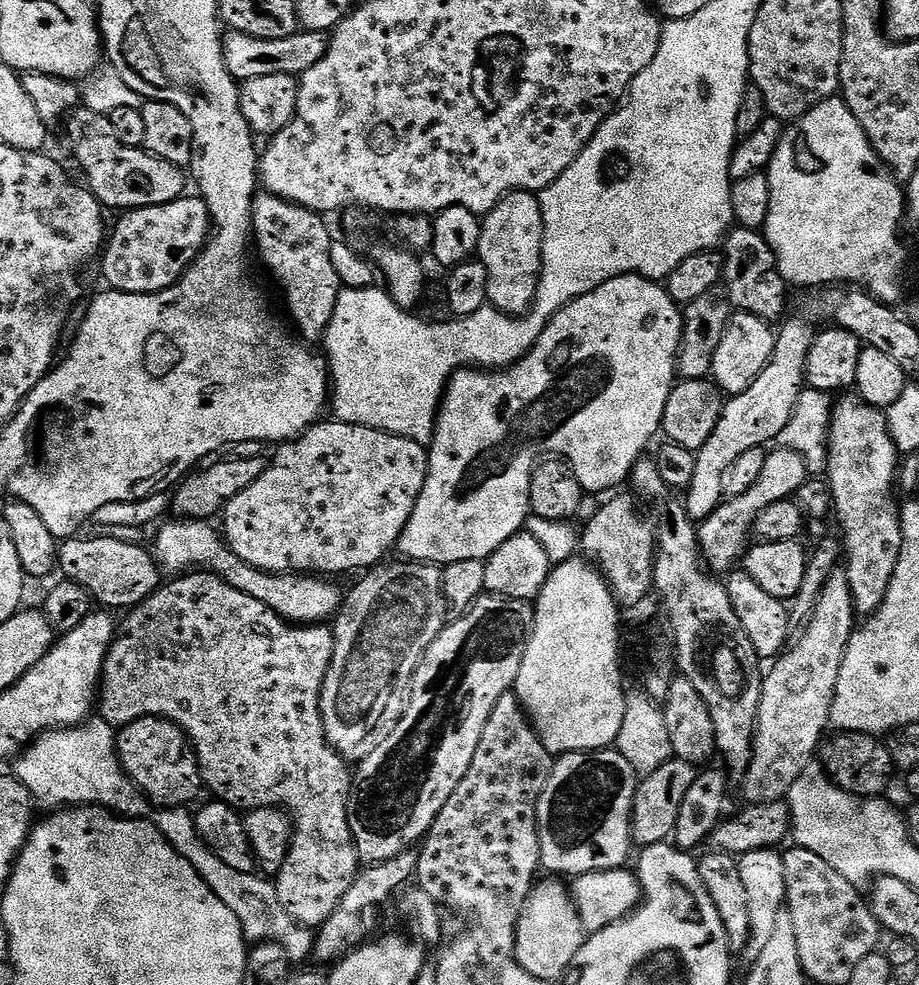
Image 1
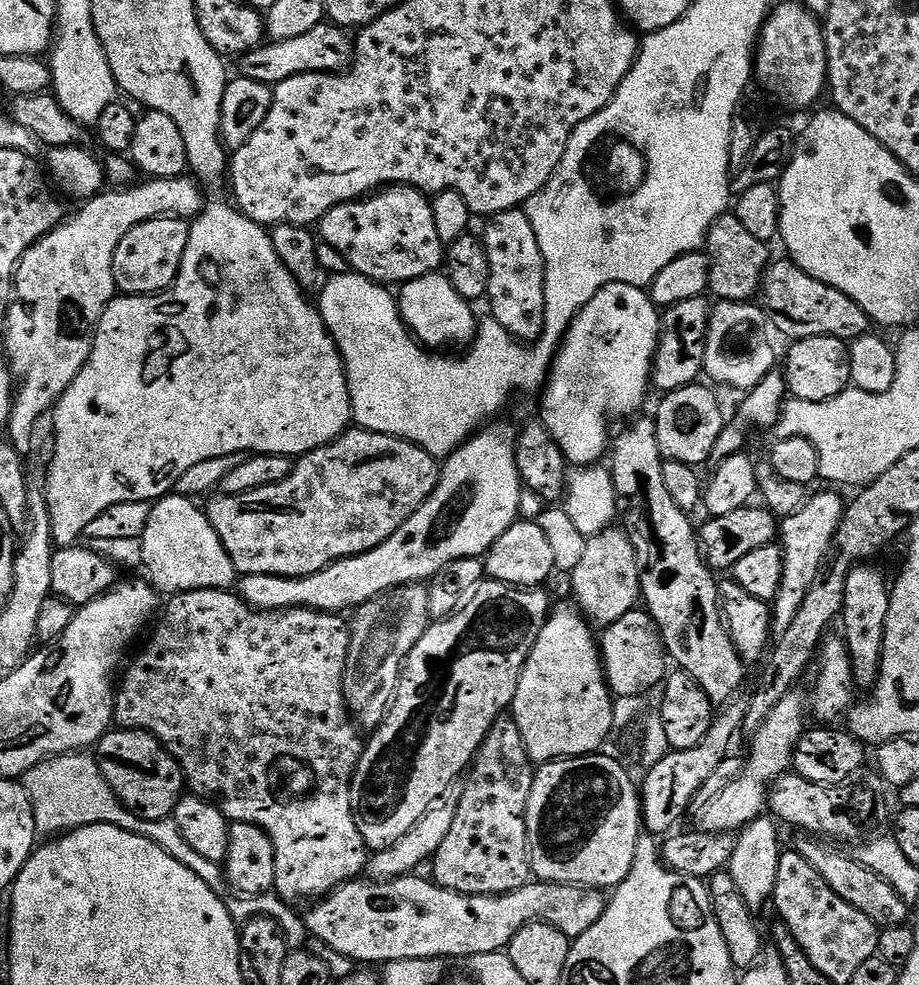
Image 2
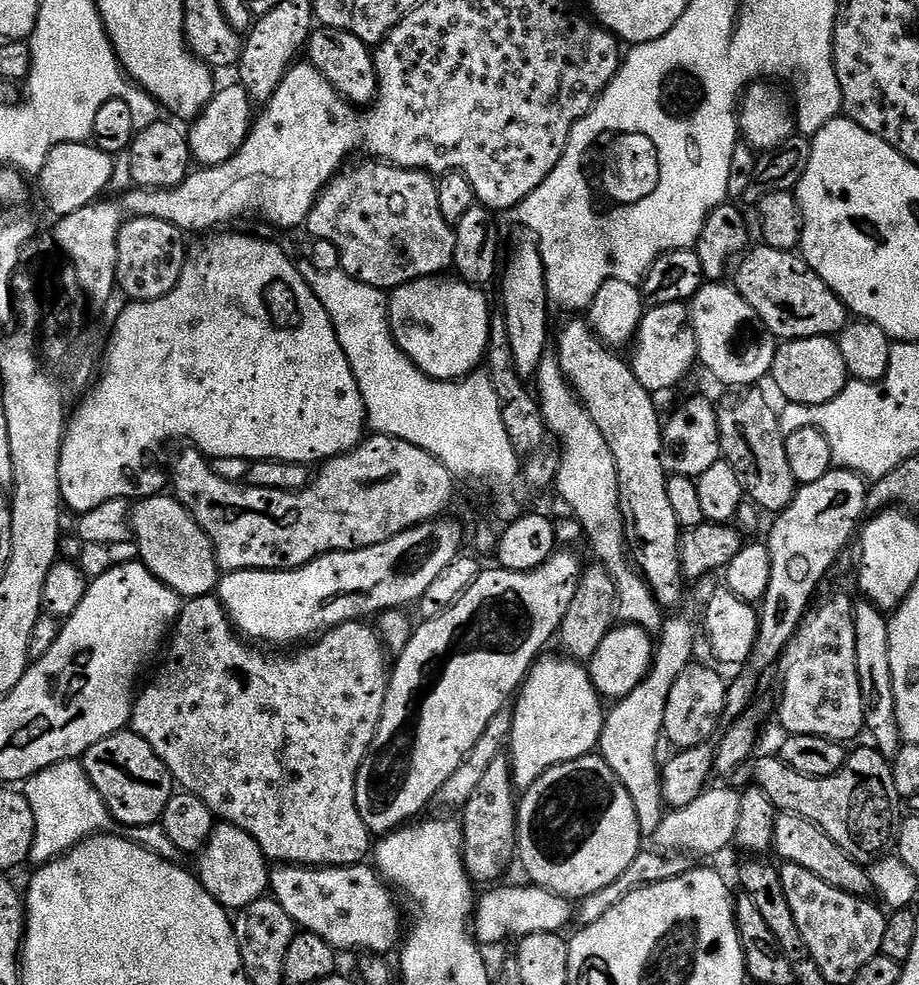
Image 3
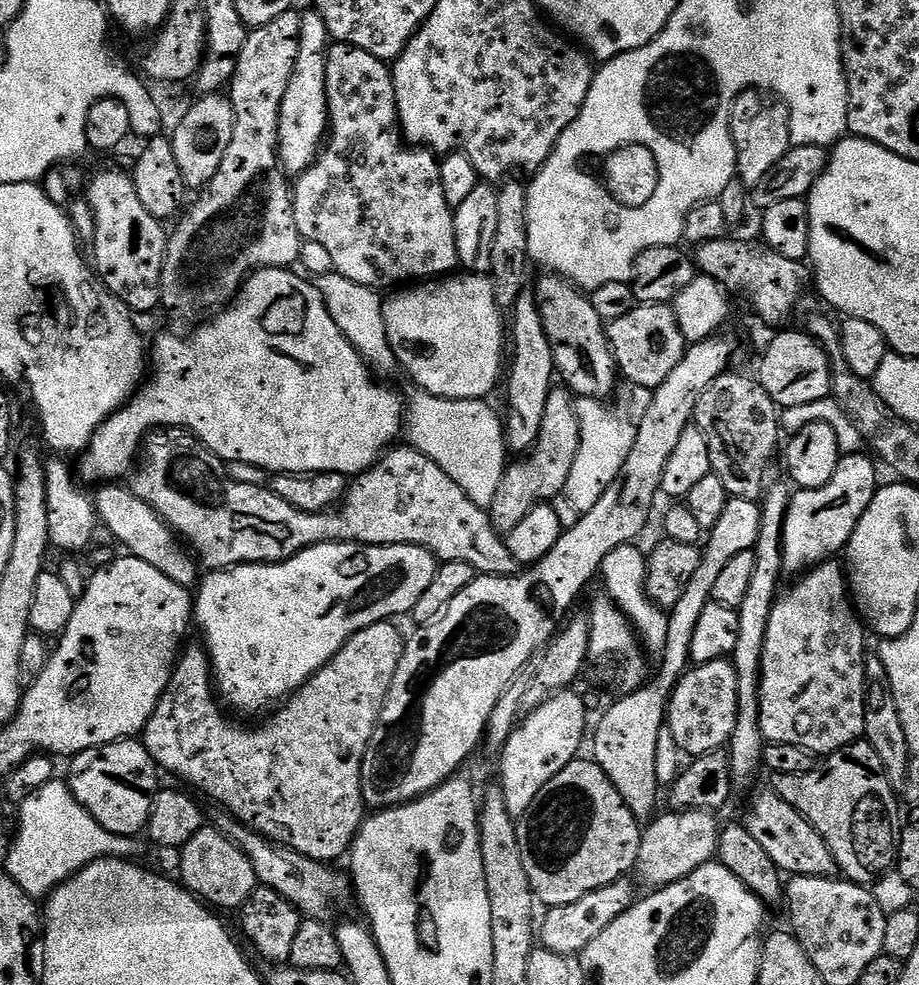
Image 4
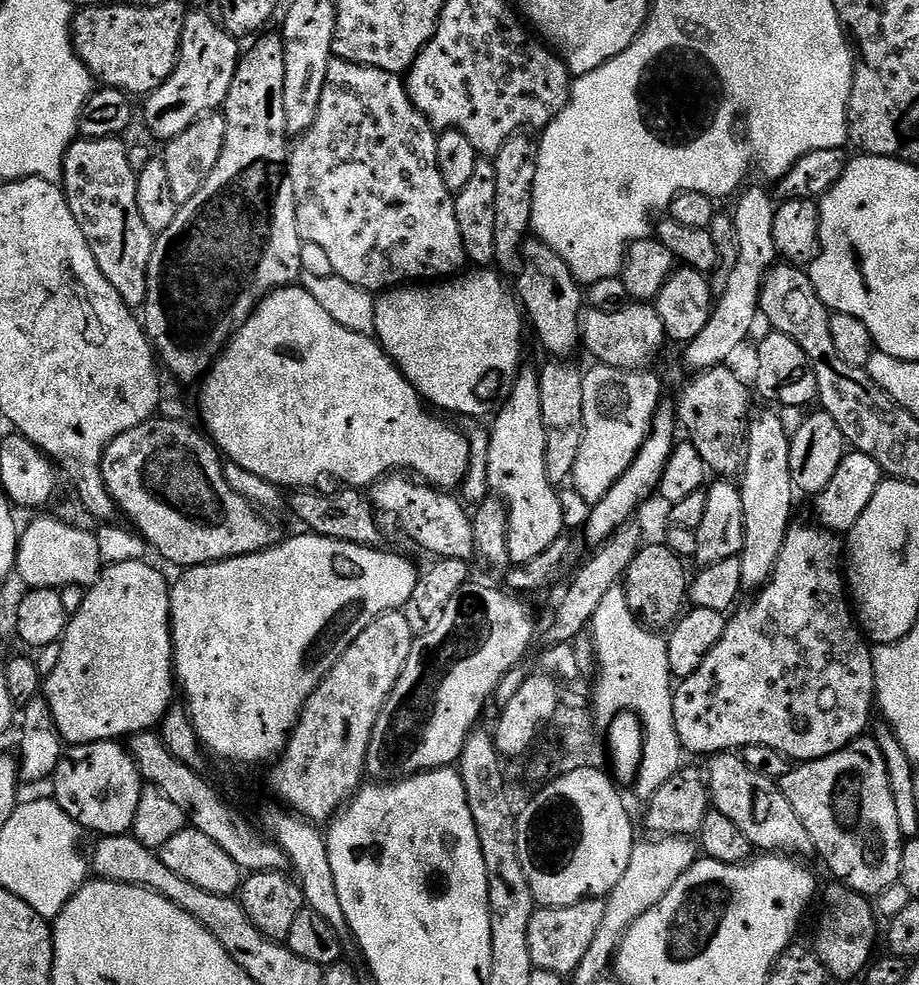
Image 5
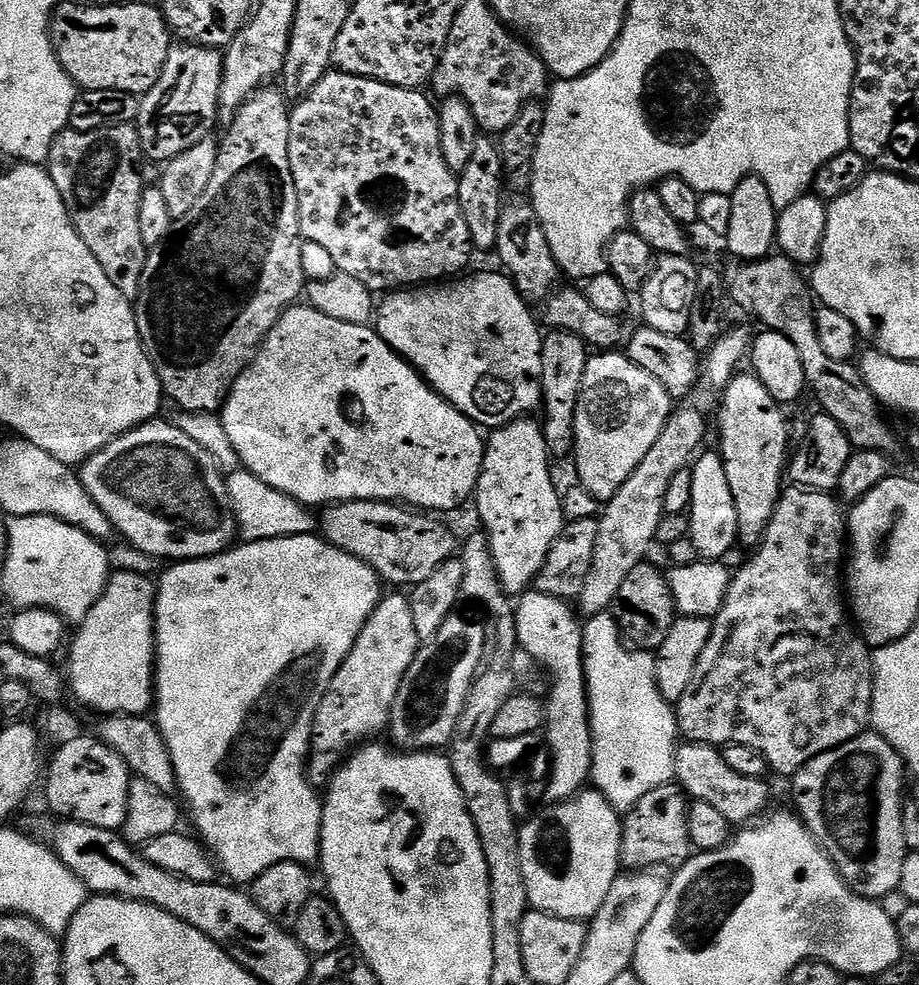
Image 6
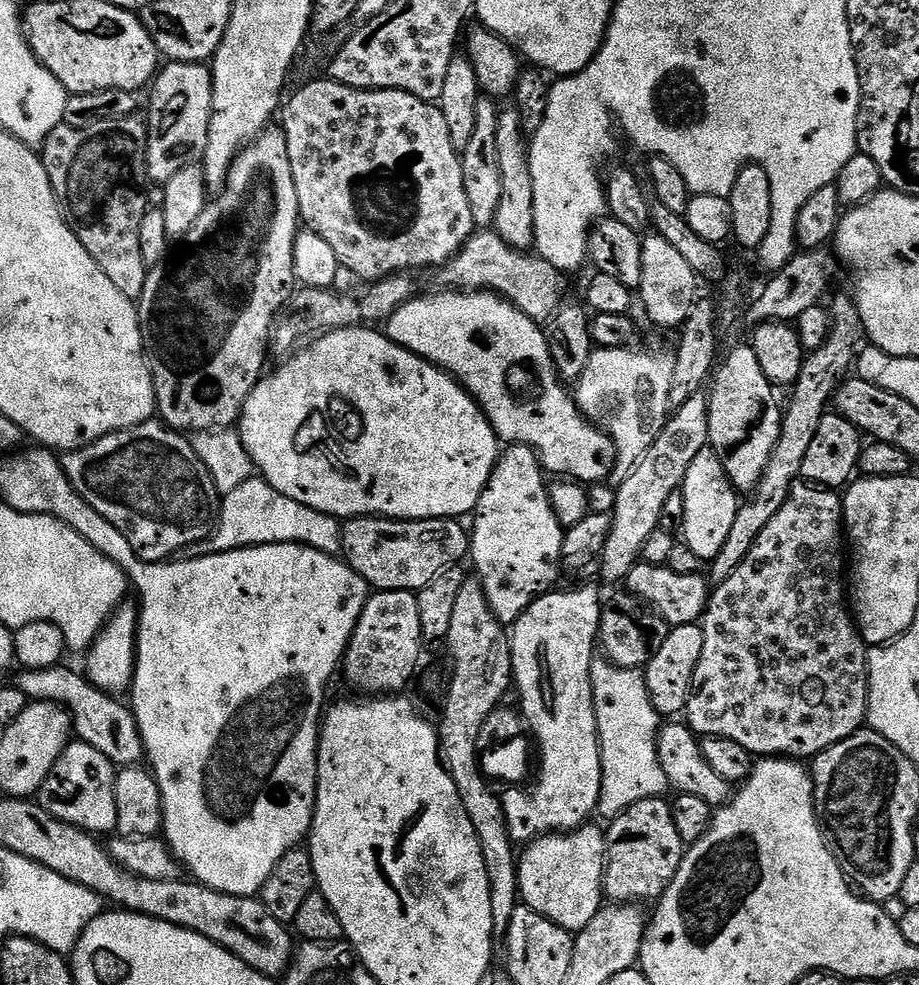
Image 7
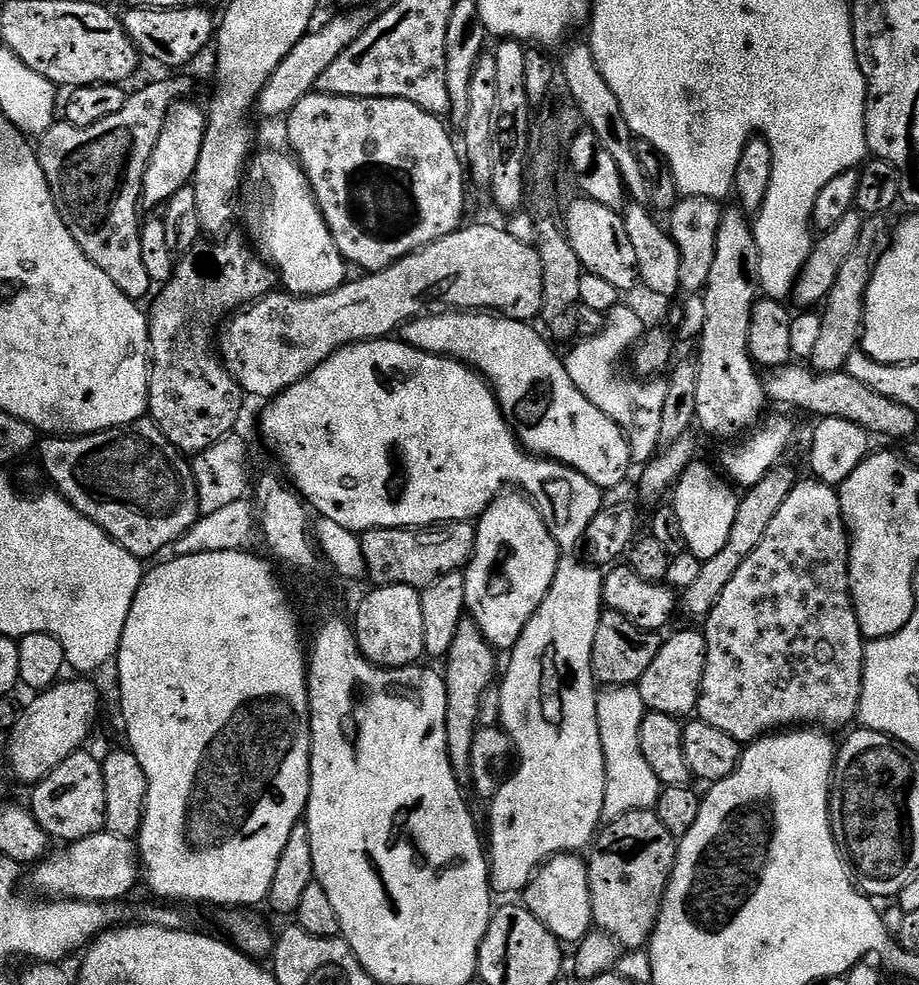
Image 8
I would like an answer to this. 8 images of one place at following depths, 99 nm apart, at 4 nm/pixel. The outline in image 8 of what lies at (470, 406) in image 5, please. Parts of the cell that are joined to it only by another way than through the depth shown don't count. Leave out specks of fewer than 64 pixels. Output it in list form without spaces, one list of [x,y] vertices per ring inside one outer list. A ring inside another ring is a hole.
[[[444,310],[441,316],[424,316],[425,314],[417,315],[408,324],[405,324],[402,329],[402,339],[405,344],[410,345],[411,348],[417,348],[423,352],[433,352],[435,356],[450,356],[453,360],[460,360],[462,363],[468,365],[470,368],[476,369],[481,376],[487,380],[496,394],[496,400],[500,403],[500,408],[504,411],[504,416],[508,420],[508,424],[512,427],[513,432],[516,433],[516,439],[520,441],[521,445],[532,455],[550,460],[556,460],[560,464],[570,466],[574,470],[578,470],[582,474],[586,474],[586,478],[590,478],[590,482],[594,482],[594,486],[598,486],[601,490],[617,486],[628,475],[628,467],[633,467],[634,461],[632,459],[632,451],[628,445],[628,440],[624,437],[624,432],[620,427],[610,418],[606,418],[606,414],[602,414],[602,410],[598,410],[598,406],[594,406],[594,402],[590,402],[586,398],[586,394],[582,394],[582,390],[578,390],[578,386],[574,386],[574,378],[570,378],[570,374],[564,368],[564,361],[560,356],[556,357],[556,352],[551,348],[553,345],[549,343],[543,335],[532,329],[531,323],[523,320],[511,320],[508,316],[501,316],[493,314],[487,310]]]

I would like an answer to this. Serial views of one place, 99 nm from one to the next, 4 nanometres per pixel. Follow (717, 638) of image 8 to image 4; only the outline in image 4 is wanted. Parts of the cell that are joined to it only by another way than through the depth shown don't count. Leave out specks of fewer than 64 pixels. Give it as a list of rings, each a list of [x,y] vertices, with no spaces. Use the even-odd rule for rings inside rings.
[[[836,562],[817,564],[803,573],[789,592],[781,591],[766,626],[762,658],[762,727],[768,744],[798,746],[803,752],[831,754],[864,735],[866,651],[862,623],[846,583],[846,572]],[[725,658],[689,667],[668,700],[666,730],[685,757],[695,758],[721,751],[731,740],[738,714],[736,668]]]

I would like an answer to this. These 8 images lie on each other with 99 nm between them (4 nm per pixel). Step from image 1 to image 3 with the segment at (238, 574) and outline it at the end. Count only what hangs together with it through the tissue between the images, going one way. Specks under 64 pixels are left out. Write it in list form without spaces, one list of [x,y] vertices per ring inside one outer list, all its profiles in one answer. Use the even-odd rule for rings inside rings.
[[[175,495],[147,496],[144,500],[135,501],[130,512],[130,523],[134,544],[140,547],[139,559],[163,584],[173,588],[181,598],[211,596],[217,591],[222,579],[222,569],[216,560],[216,551],[212,548],[210,538],[198,526],[195,518],[181,506]]]

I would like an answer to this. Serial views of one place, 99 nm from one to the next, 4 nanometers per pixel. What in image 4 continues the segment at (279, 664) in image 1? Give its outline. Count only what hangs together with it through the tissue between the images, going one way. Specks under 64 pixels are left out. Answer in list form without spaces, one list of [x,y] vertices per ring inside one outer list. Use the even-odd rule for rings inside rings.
[[[392,622],[371,624],[355,632],[326,666],[318,669],[312,679],[296,689],[267,717],[269,720],[253,732],[235,724],[231,715],[224,716],[225,709],[218,703],[214,691],[214,673],[207,651],[200,646],[185,647],[150,722],[144,727],[142,742],[165,773],[181,776],[186,783],[205,792],[214,803],[221,804],[227,815],[273,844],[325,862],[336,862],[339,856],[347,857],[356,832],[366,819],[360,773],[362,758],[370,746],[370,738],[404,653],[405,633],[400,633],[394,625]]]

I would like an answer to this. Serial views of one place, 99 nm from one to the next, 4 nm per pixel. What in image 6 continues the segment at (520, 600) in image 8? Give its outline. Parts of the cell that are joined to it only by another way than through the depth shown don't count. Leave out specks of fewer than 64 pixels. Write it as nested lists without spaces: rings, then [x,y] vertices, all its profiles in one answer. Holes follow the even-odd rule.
[[[532,418],[515,420],[487,437],[474,493],[474,505],[484,523],[482,528],[488,538],[496,573],[509,594],[533,587],[550,546],[554,546],[566,523],[561,508],[562,496],[556,493],[556,484],[548,469],[550,453],[544,429],[534,421]]]

